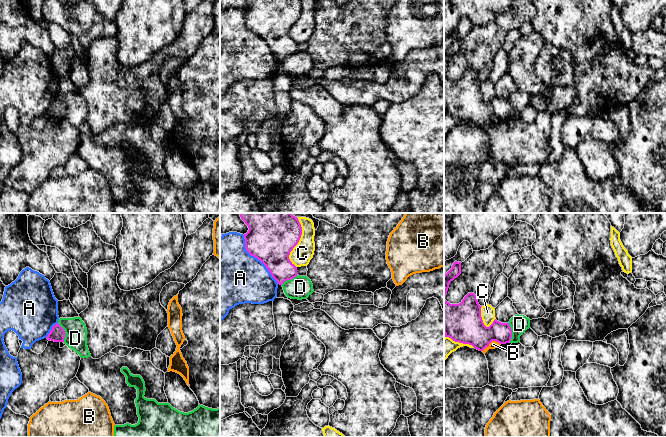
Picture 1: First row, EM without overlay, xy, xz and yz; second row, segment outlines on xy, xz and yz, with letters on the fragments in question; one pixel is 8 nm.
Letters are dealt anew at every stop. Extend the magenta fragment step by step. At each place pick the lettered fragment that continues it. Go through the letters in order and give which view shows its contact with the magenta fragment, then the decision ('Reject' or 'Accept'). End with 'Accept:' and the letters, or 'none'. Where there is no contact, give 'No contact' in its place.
A: Touches magenta in xz. Reject
B: Touches magenta in yz. Reject
C: Touches magenta in xz. Reject
D: Touches magenta in xy. Reject
Accept: none

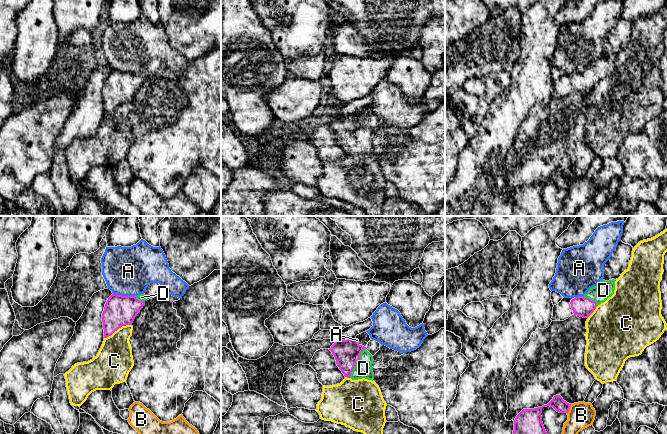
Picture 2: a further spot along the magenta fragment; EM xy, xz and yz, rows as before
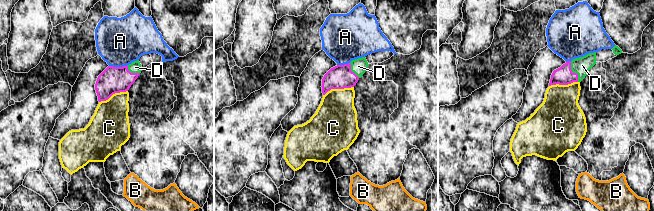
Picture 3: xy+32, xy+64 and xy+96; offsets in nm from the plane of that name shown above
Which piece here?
A: Touches magenta in xy. Reject
B: Touches magenta in yz. Reject
C: Touches magenta in xy. Reject
D: Touches magenta in xz. Accept
Accept: D

